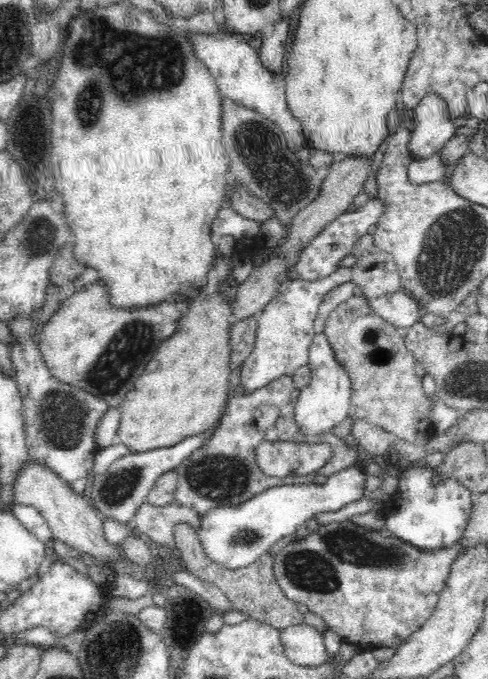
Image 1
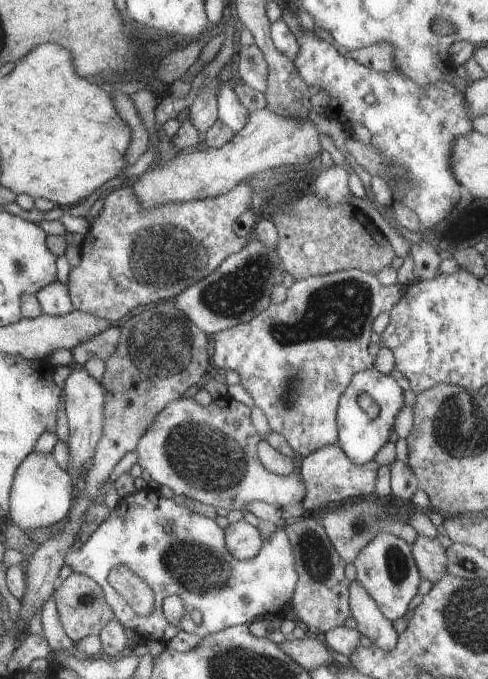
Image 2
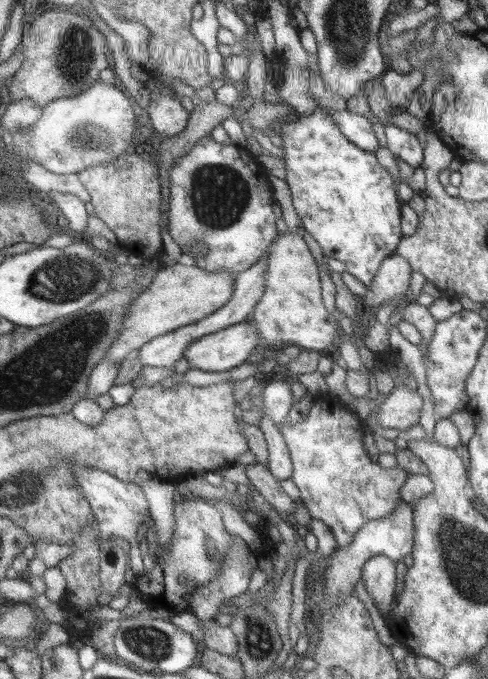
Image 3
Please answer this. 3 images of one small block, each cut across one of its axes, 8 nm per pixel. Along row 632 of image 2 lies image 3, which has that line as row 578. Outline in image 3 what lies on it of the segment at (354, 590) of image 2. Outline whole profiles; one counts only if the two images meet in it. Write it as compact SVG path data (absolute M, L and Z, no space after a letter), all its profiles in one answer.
M373 556L361 568L361 582L375 608L383 616L389 610L395 588L395 562L387 556Z

